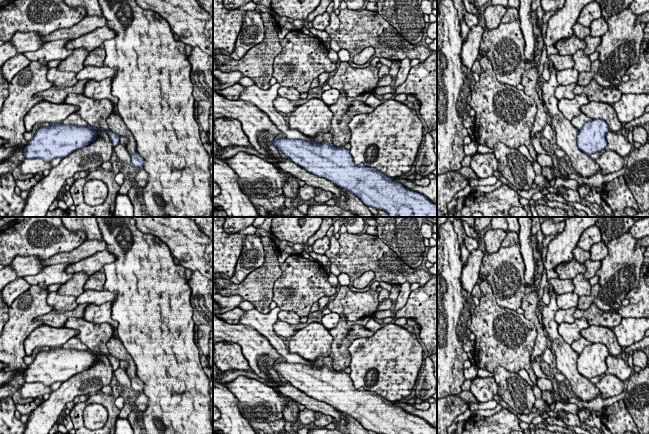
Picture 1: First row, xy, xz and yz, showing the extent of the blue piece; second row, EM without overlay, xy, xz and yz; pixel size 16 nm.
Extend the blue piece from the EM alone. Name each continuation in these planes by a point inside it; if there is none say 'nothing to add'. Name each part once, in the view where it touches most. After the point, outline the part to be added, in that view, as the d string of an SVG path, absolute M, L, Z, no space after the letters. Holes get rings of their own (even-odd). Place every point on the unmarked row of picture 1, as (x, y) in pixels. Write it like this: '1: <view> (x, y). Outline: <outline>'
nothing to add

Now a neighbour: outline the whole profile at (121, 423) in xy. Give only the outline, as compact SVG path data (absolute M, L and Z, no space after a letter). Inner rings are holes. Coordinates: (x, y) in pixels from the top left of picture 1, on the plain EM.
M117 419L115 424L115 434L134 434L128 419Z

